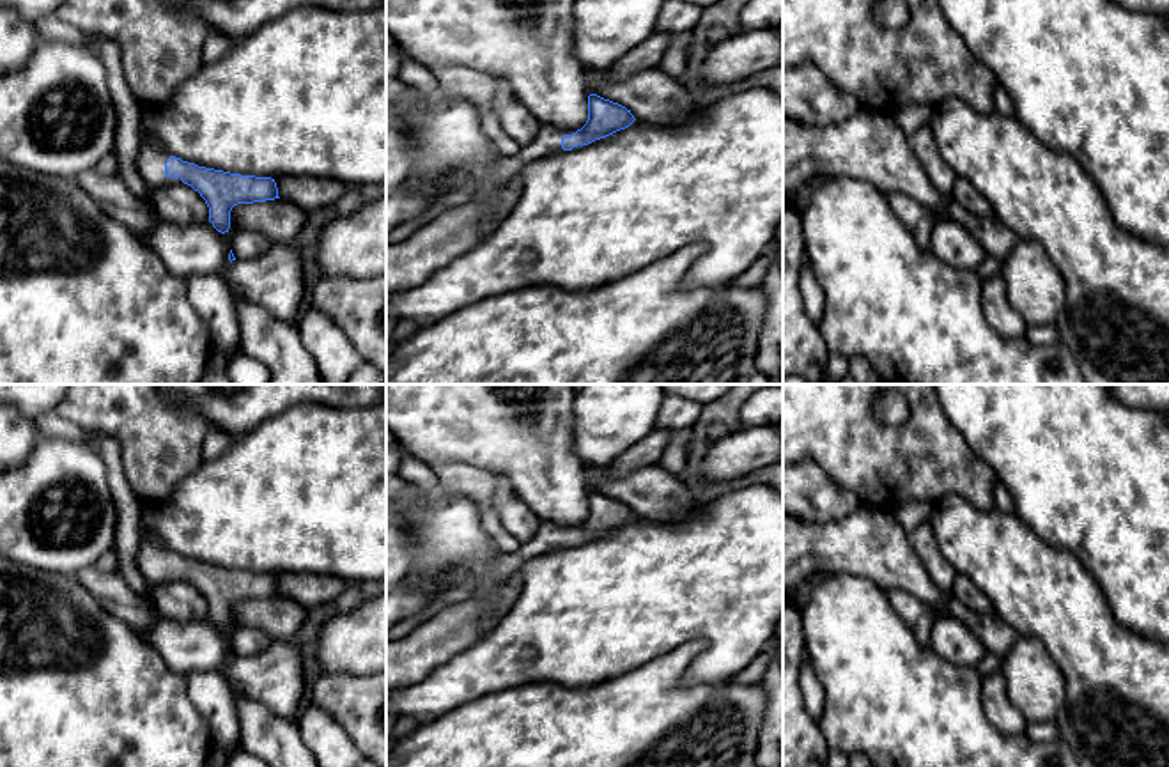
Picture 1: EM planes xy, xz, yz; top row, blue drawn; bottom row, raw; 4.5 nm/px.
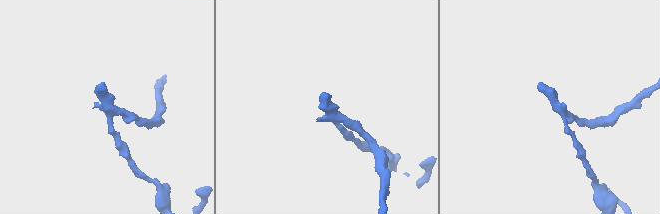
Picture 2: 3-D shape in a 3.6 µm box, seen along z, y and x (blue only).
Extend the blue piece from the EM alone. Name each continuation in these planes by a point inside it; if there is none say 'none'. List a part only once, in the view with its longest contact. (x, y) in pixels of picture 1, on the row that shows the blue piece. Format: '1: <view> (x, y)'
1: xy (151, 158)

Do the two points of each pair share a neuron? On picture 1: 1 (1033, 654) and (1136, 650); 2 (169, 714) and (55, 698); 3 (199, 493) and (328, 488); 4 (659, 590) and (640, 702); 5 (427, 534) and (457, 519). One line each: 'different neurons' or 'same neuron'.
1: different neurons
2: same neuron
3: same neuron
4: different neurons
5: same neuron

